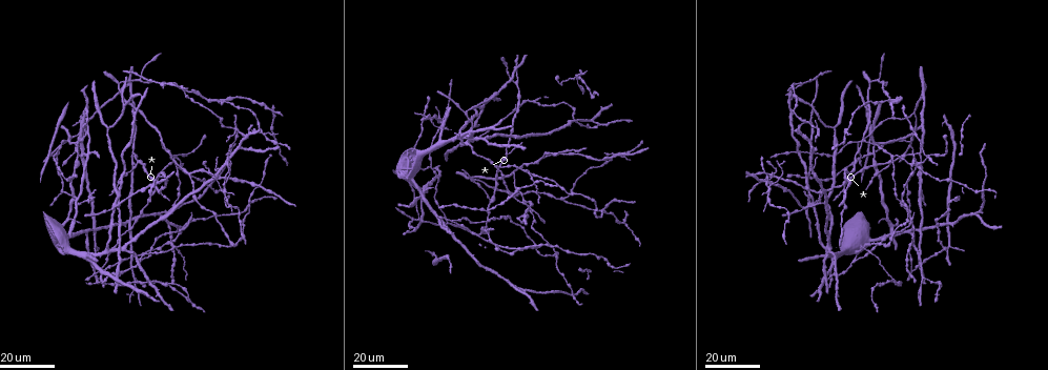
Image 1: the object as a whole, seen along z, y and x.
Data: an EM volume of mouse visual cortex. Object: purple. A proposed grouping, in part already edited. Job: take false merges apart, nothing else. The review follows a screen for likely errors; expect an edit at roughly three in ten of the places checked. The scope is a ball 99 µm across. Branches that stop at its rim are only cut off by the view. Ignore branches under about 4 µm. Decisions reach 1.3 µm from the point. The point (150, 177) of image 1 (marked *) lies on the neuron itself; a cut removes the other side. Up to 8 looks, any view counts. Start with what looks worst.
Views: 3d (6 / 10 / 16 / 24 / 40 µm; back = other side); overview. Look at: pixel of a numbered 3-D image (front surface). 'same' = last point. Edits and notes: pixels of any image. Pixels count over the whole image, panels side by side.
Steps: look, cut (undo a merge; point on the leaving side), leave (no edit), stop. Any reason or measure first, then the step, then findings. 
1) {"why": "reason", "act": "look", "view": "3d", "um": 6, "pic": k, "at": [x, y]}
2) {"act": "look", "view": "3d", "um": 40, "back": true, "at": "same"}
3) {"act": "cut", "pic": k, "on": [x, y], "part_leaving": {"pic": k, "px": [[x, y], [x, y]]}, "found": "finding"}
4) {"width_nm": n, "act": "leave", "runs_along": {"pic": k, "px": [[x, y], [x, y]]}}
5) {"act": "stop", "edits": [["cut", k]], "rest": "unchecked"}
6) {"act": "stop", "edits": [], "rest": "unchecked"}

{"act": "look", "view": "3d", "um": 16, "pic": 1, "at": [530, 174]}

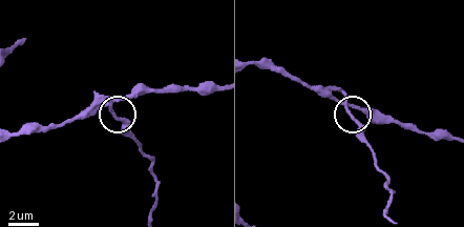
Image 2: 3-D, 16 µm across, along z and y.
{"act": "look", "view": "3d", "um": 6, "pic": 2, "at": [111, 107]}

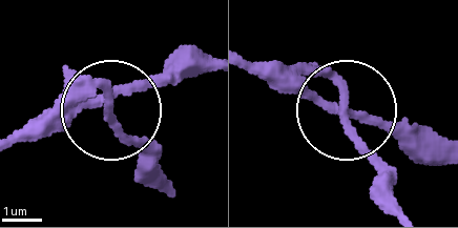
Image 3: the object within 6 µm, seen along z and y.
{"arms": 3, "act": "leave", "found": "all the same neuron"}

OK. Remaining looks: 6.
{"why": "arms part here", "act": "look", "view": "3d", "um": 16, "pic": 1, "at": [843, 135]}

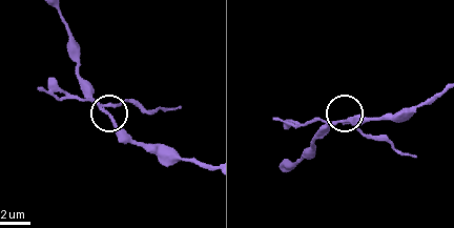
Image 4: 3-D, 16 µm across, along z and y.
{"act": "look", "view": "3d", "um": 10, "at": "same"}

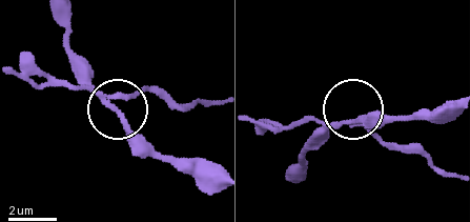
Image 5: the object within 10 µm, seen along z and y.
{"act": "leave", "runs_along": {"pic": 5, "px": [[53, 8], [73, 63], [113, 105], [152, 89]]}, "found": "continuous, no second neuron"}

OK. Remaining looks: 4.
{"why": "side arm on a straight run", "act": "look", "view": "3d", "um": 16, "pic": 1, "at": [218, 167]}

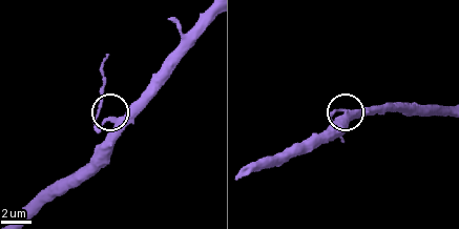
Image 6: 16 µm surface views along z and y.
{"act": "look", "view": "3d", "um": 6, "pic": 6, "at": [116, 119]}

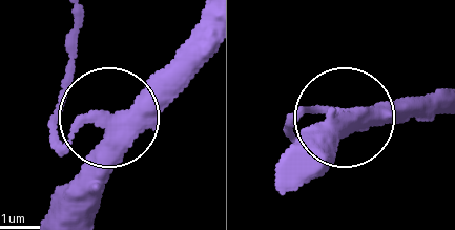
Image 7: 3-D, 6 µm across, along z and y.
{"width_nm": 330, "act": "leave", "found": "one neuron here"}

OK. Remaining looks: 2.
{"why": "four arms meet", "act": "look", "view": "3d", "um": 24, "pic": 1, "at": [236, 129]}

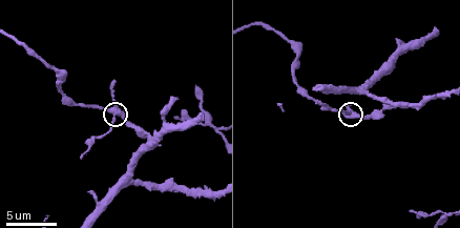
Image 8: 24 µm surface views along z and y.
{"why": "zoom in", "act": "look", "view": "3d", "um": 6, "pic": 8, "at": [114, 112]}

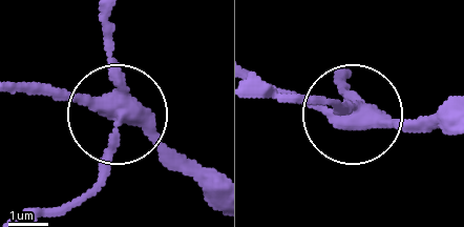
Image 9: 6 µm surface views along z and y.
{"arms": 4, "act": "leave", "found": "one neuron here"}

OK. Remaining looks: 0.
{"act": "stop", "edits": [], "rest": "unchecked"}

